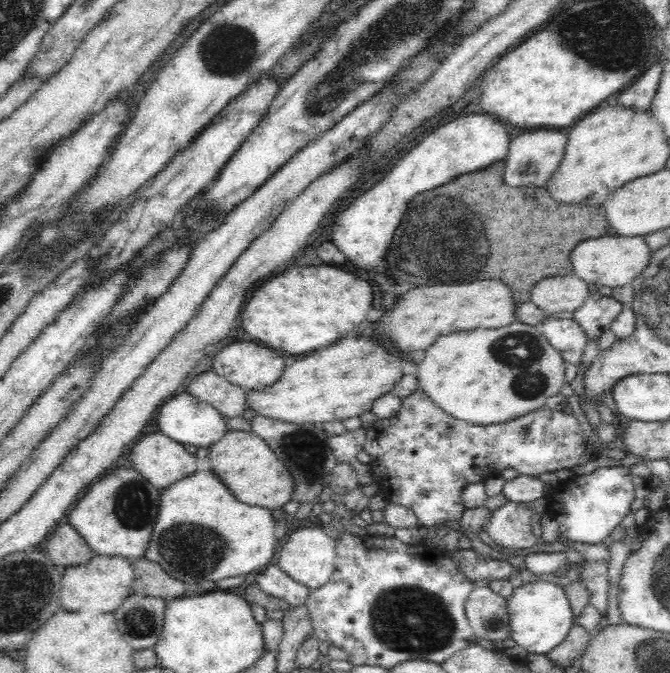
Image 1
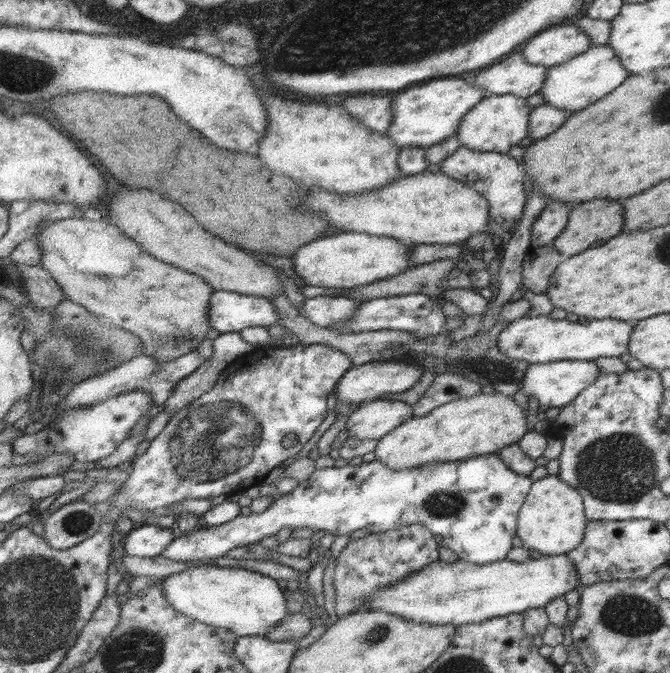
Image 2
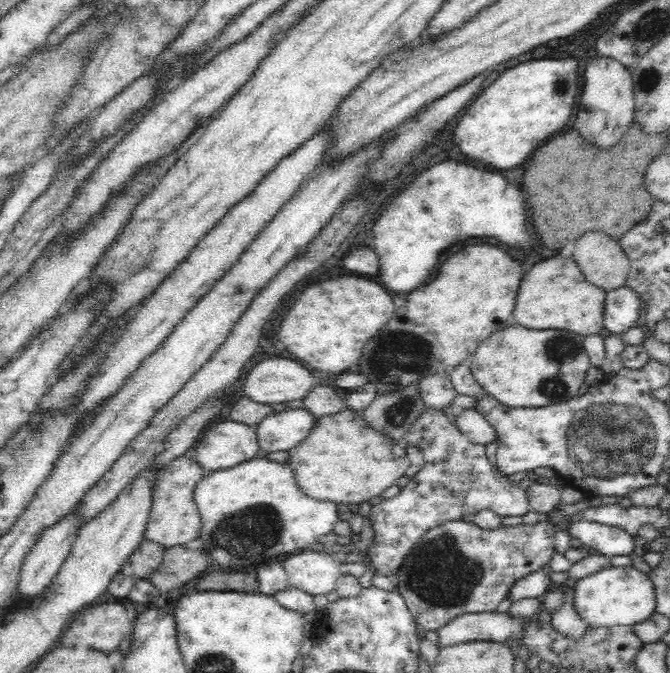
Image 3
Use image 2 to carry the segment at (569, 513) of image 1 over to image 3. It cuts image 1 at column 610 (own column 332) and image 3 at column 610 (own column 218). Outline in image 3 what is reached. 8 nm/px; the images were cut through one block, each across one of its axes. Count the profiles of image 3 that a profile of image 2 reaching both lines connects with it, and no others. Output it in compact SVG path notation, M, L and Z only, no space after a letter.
M585 519L570 523L567 532L571 539L582 543L583 550L598 551L606 558L629 555L635 547L634 536L624 530Z

